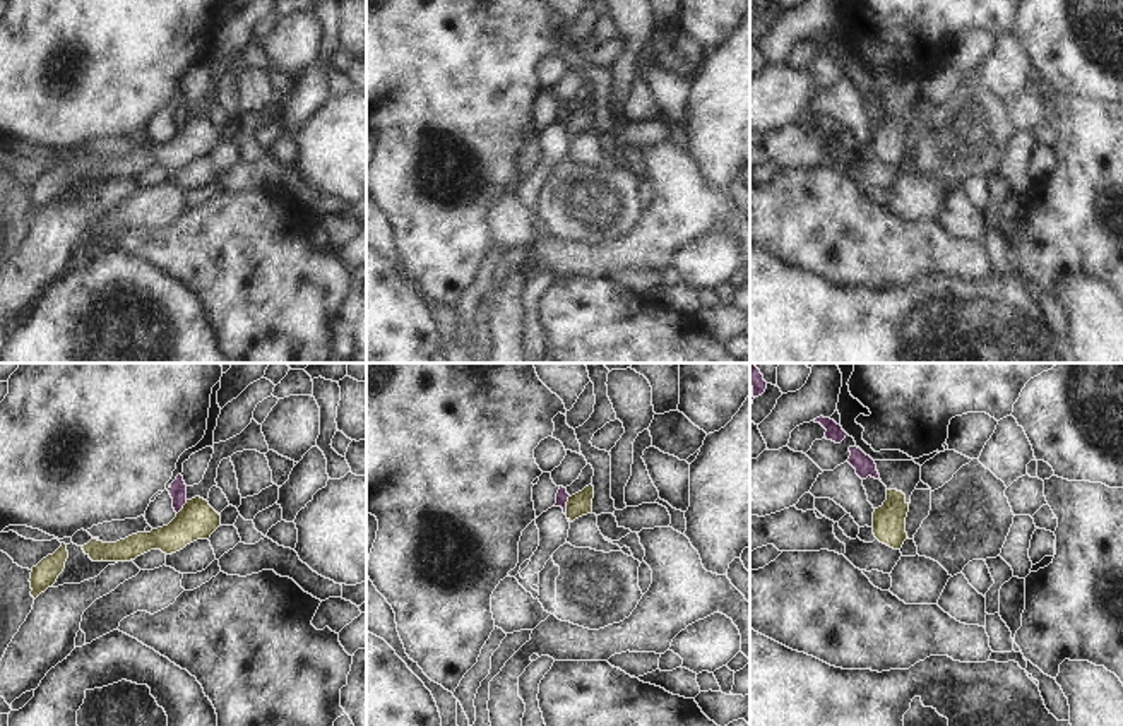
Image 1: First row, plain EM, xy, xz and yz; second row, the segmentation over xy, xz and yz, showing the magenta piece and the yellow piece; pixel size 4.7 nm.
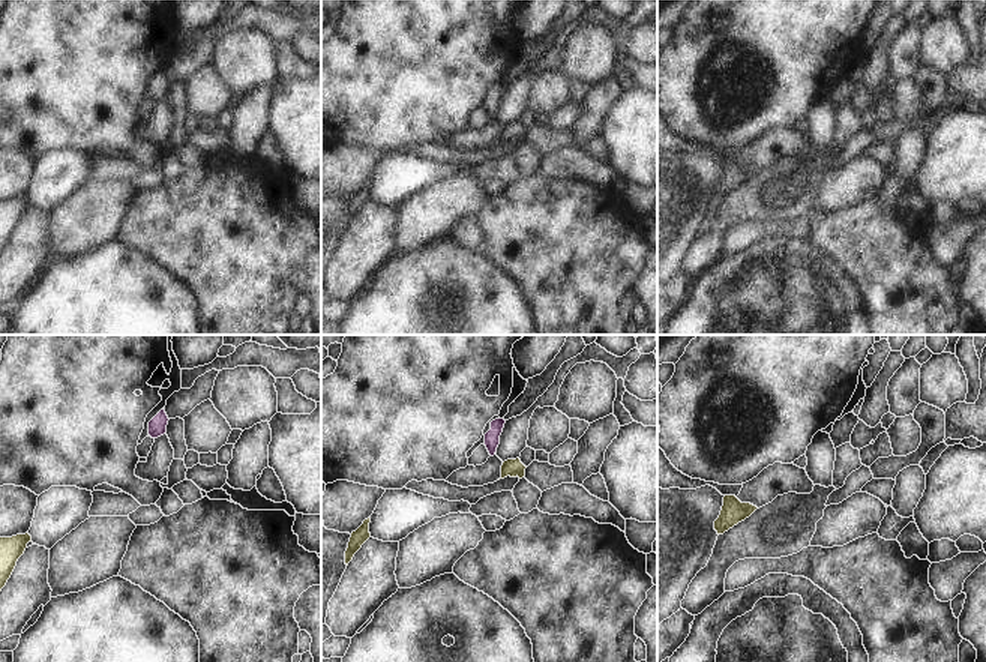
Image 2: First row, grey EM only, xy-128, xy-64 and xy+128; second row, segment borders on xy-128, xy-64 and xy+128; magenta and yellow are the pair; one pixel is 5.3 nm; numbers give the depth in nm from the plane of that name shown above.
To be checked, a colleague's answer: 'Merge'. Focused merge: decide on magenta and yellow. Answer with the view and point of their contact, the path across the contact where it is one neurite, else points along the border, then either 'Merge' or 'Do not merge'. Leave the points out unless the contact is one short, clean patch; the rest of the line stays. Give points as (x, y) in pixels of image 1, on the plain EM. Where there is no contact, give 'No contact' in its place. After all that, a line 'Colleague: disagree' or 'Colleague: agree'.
Touches magenta at xz (565, 122). Boundary: xz (569, 112), (565, 130). Do not merge
Colleague: disagree

